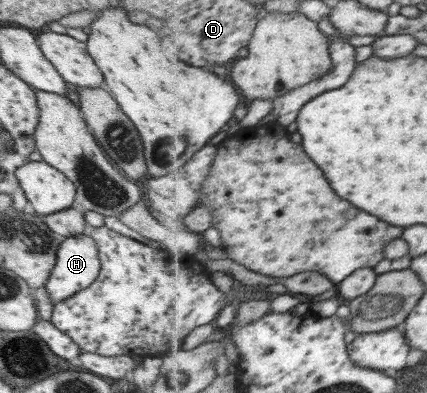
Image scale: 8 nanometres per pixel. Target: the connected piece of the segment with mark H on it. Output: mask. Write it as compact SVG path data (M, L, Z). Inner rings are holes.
M87 232L64 238L57 247L53 268L43 286L52 306L89 286L99 269L97 247Z

